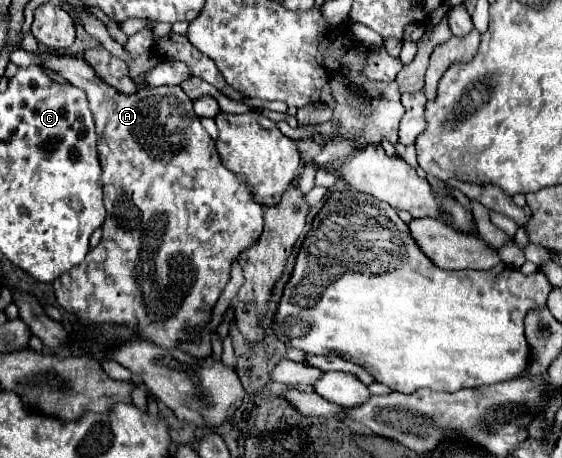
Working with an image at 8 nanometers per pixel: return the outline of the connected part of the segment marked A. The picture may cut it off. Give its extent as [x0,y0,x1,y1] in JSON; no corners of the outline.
[43,54,263,348]

